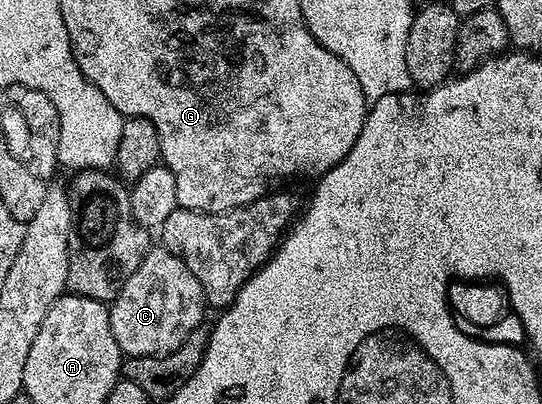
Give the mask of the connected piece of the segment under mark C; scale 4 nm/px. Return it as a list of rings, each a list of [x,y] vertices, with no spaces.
[[[155,246],[147,251],[141,266],[129,274],[125,286],[121,286],[114,300],[110,301],[113,338],[117,338],[117,346],[124,357],[164,356],[177,350],[177,346],[204,323],[203,308],[203,287],[197,282],[193,270],[189,270],[189,266],[168,248]]]

